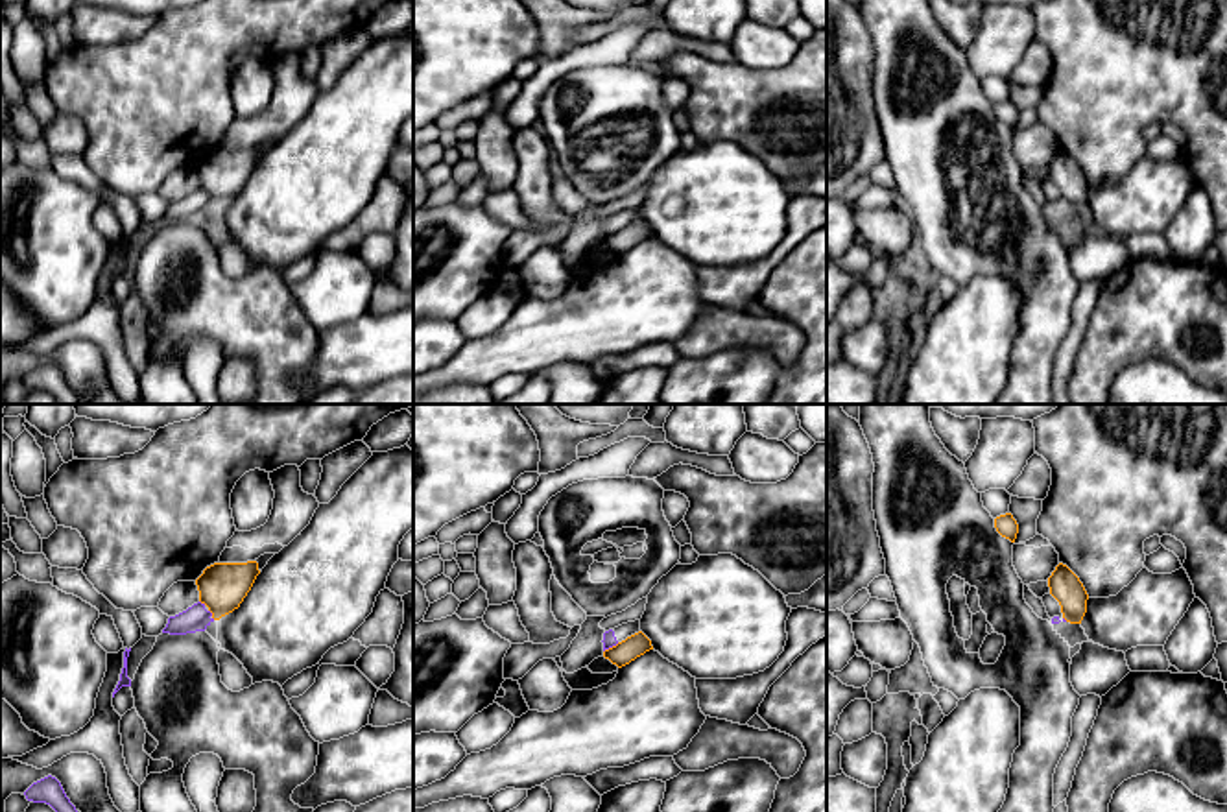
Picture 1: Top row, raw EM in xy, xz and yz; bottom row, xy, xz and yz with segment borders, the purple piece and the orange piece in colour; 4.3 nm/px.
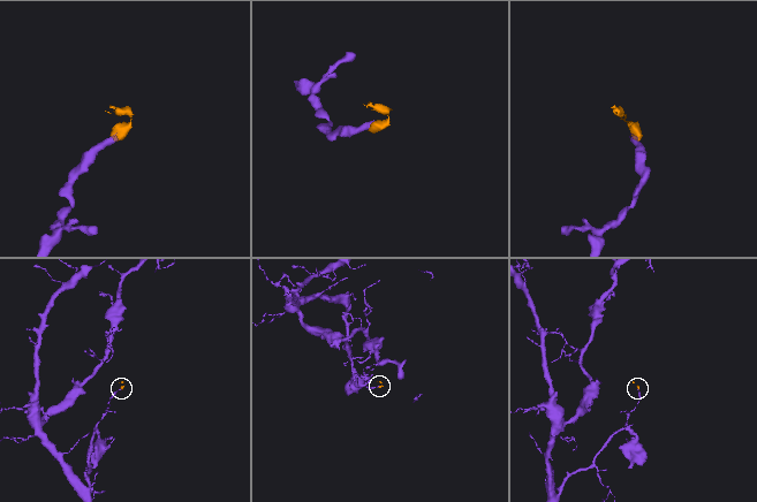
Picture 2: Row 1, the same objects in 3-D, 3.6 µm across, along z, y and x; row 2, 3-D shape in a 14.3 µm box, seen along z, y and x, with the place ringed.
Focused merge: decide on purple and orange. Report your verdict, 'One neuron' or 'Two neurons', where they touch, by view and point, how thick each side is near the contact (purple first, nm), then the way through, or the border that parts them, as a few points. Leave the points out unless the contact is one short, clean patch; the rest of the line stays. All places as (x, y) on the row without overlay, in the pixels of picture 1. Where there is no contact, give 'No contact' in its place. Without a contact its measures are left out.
Two neurons. Touches purple at xz (611, 233). Thickness 60 nm (purple) against 100 nm. Boundary: xz (619, 229), (604, 238)

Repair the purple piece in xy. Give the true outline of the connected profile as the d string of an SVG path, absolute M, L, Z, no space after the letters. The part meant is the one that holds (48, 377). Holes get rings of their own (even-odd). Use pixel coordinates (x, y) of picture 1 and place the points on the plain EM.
M52 362L33 369L24 382L28 388L50 391L59 404L77 404L76 393L66 384L61 369Z

